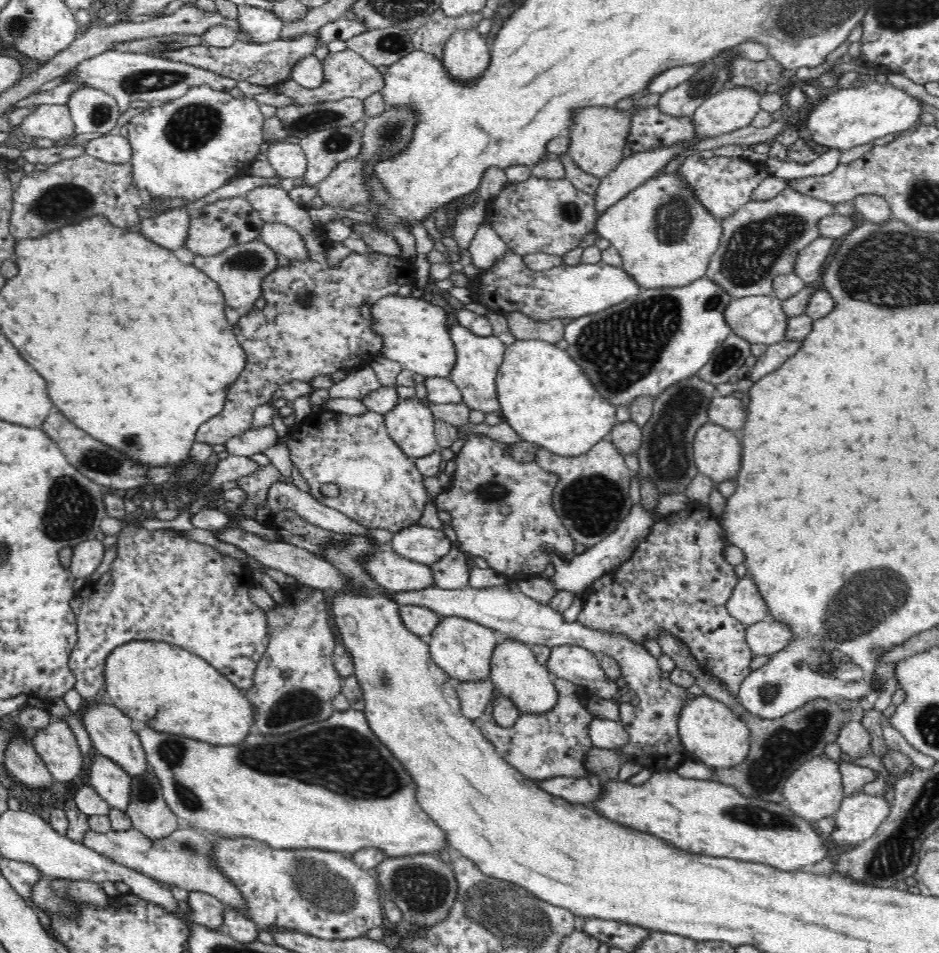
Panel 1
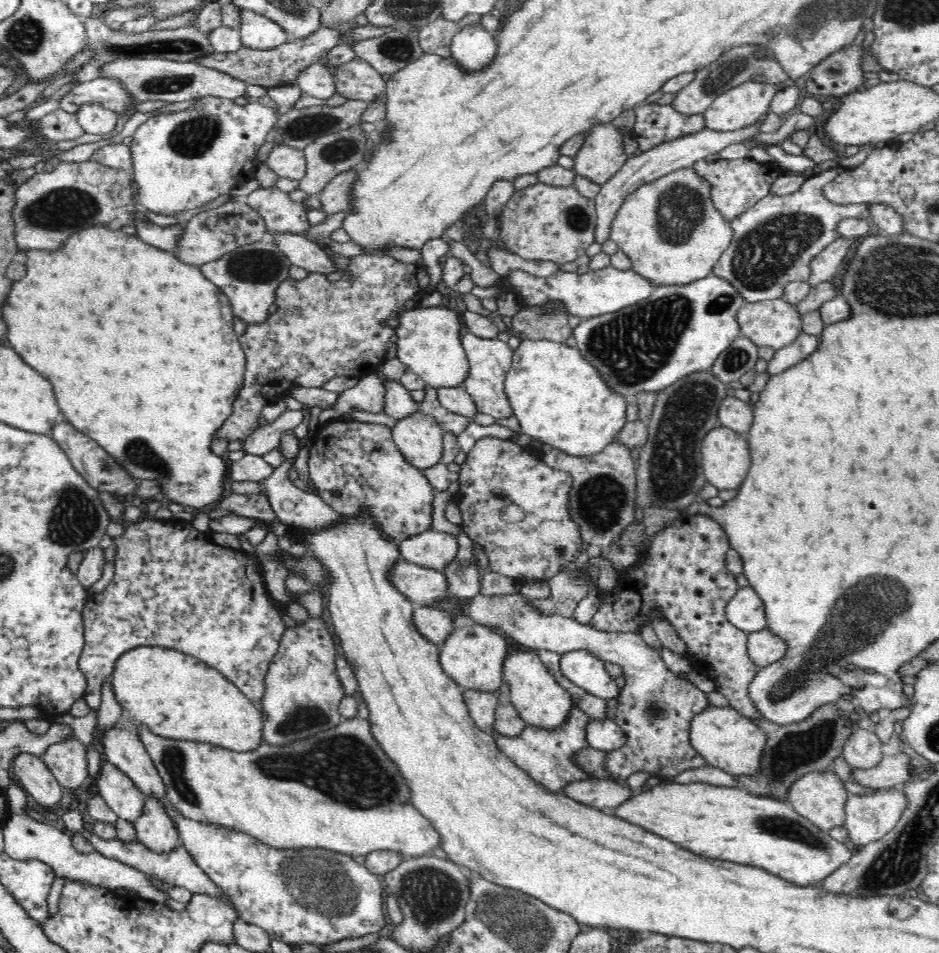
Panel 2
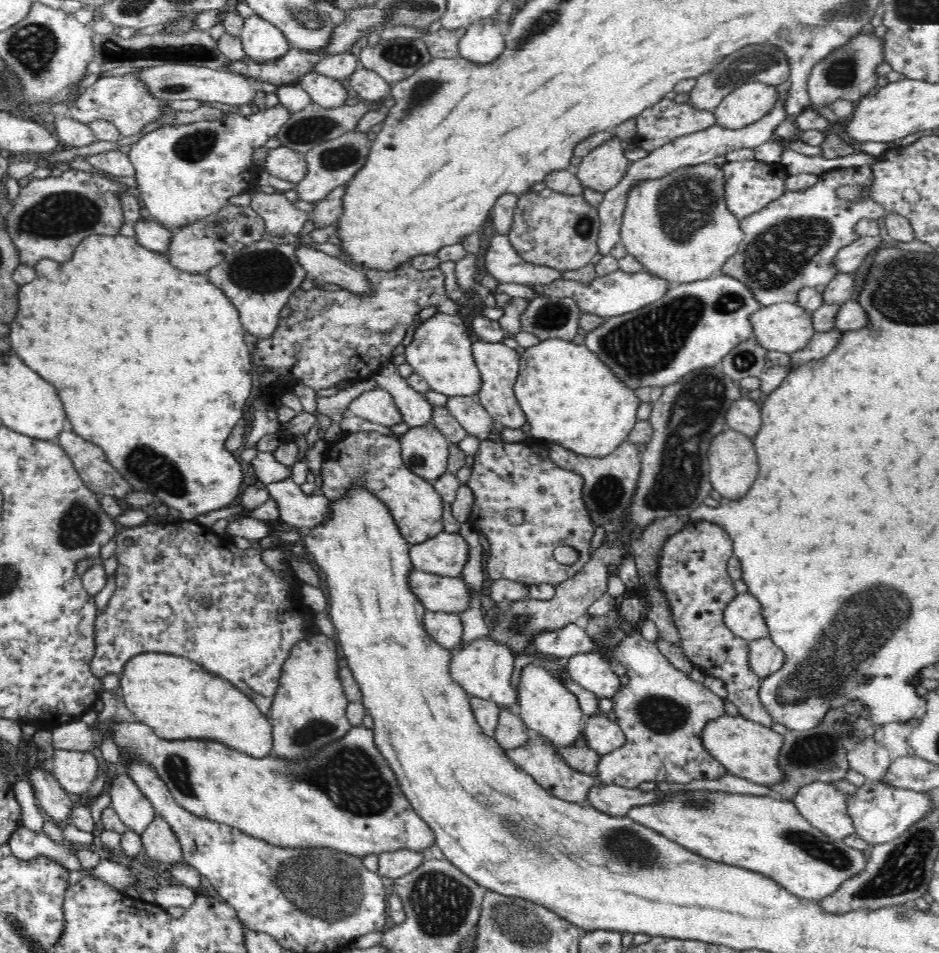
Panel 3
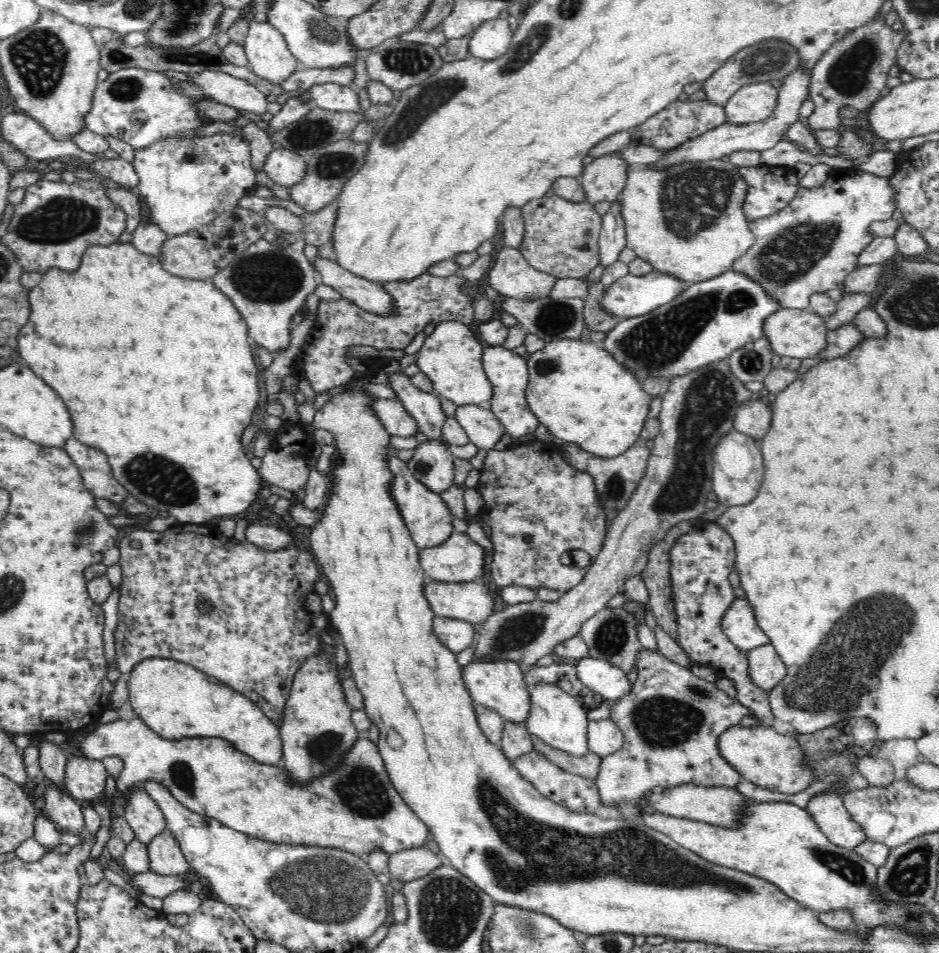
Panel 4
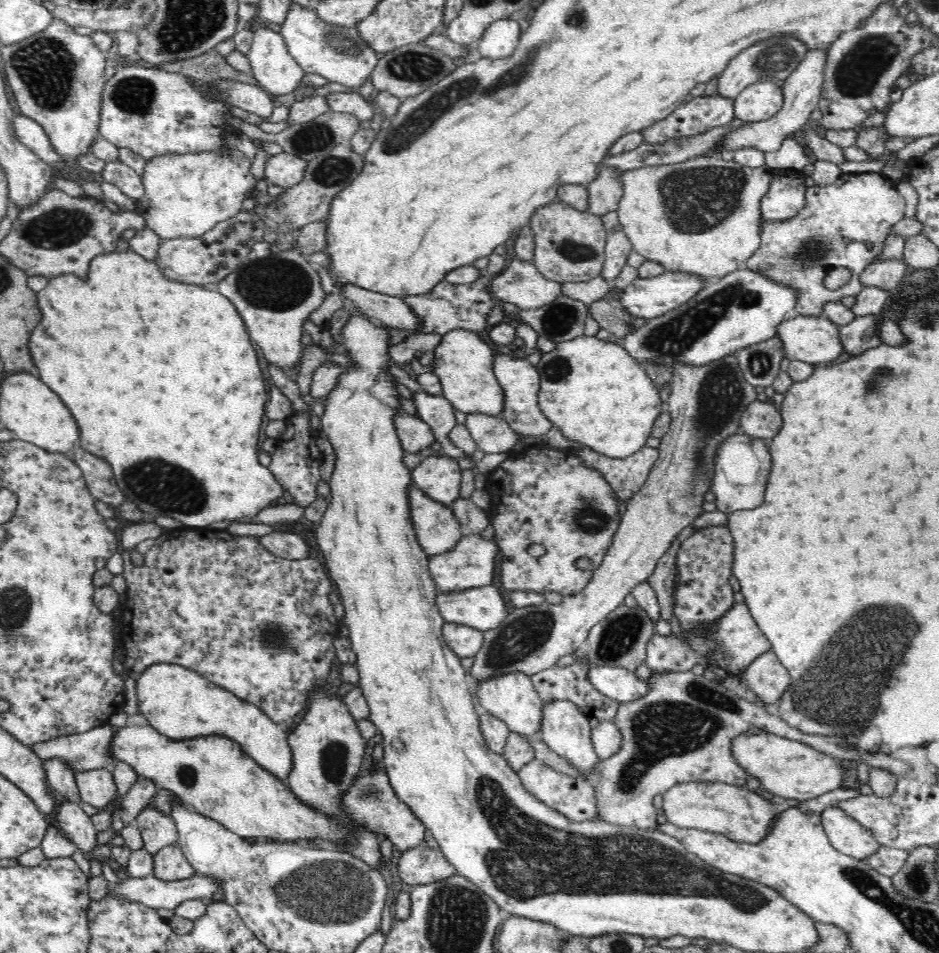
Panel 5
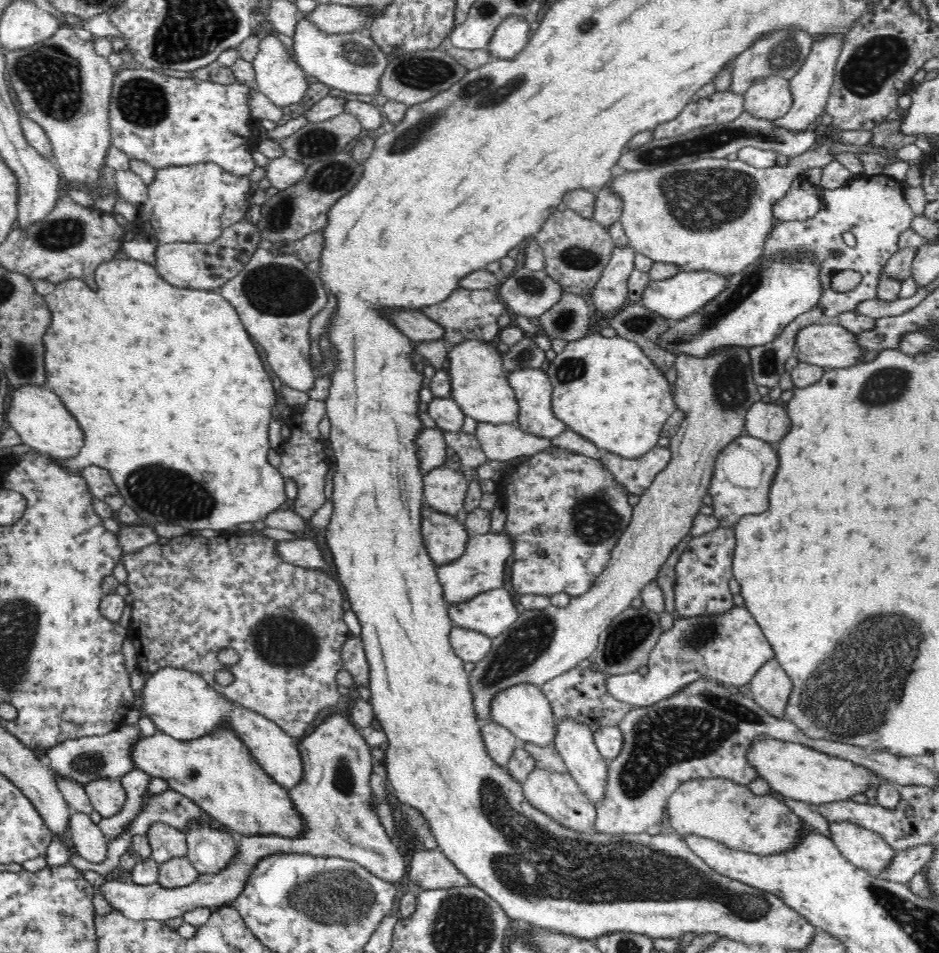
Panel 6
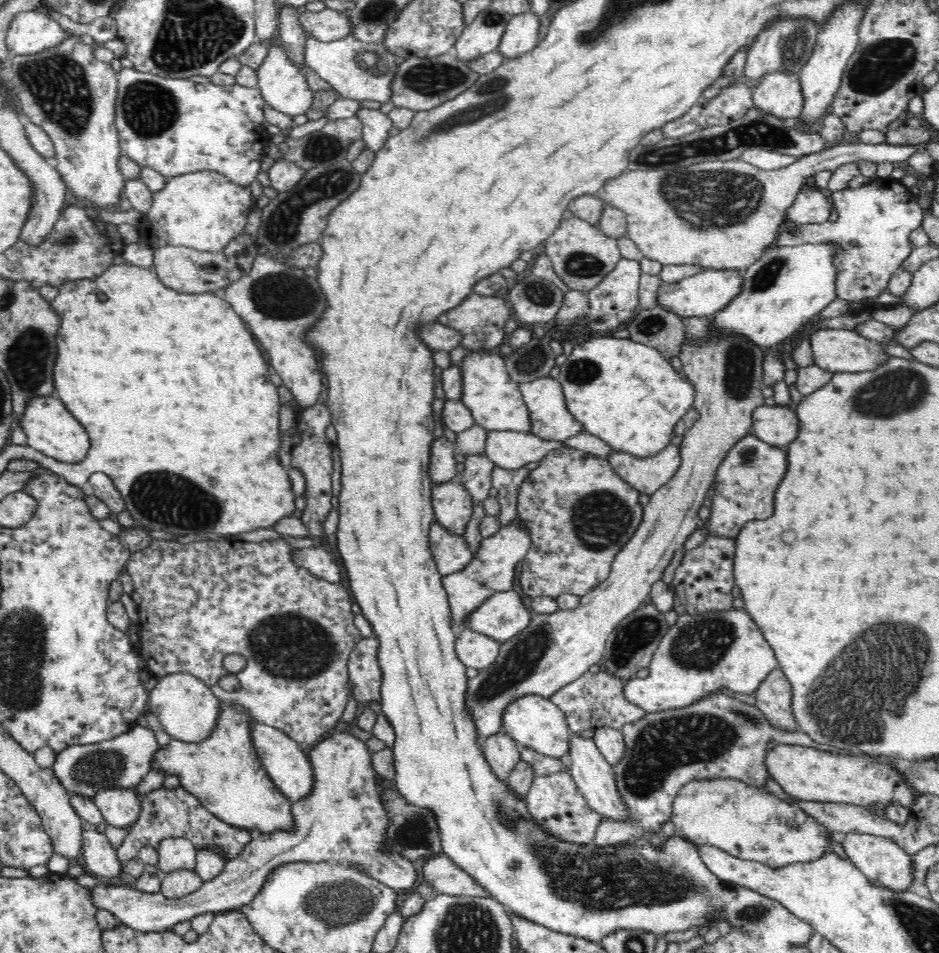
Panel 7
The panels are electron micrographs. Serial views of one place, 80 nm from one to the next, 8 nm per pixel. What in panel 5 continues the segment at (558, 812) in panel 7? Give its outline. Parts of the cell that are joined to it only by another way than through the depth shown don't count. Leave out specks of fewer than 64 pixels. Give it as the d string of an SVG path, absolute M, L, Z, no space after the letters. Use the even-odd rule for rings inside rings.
M536 758L528 760L518 770L518 775L530 793L533 793L538 800L544 801L545 804L552 805L558 812L564 813L566 817L578 821L596 818L598 807L595 787L589 781L558 772L557 769L550 768L548 764L544 764Z

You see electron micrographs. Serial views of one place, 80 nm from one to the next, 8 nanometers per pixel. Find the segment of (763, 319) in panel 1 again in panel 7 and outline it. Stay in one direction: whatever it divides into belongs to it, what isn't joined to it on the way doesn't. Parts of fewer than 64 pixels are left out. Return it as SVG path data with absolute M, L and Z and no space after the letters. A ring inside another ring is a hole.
M818 328L807 336L815 365L823 370L834 372L858 372L859 370L874 370L882 362L888 360L884 352L886 347L882 342L863 337L858 332L842 328Z

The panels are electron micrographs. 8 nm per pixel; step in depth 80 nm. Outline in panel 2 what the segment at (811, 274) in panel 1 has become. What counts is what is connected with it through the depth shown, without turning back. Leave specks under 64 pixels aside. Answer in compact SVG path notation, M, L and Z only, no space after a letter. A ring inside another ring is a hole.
M858 237L834 240L820 254L816 254L810 262L810 286L838 276L838 272L842 272L842 264L846 264L846 256L854 252L854 244L858 244Z

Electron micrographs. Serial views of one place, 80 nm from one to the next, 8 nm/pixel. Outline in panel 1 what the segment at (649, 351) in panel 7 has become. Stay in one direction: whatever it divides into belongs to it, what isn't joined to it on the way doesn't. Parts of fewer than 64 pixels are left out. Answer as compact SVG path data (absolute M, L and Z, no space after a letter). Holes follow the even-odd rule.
M516 340L504 348L504 362L496 370L495 389L500 413L504 421L526 442L560 456L580 456L587 452L598 440L607 440L608 434L617 424L617 407L605 402L600 396L594 396L594 388L586 382L586 376L570 364L568 354L562 348L541 340Z

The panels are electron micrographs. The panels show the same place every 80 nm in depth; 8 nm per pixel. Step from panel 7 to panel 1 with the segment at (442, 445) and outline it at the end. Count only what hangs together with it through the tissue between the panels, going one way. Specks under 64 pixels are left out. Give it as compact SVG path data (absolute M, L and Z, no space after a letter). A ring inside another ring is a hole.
M365 367L356 371L347 372L346 378L334 384L328 394L332 398L354 398L362 400L368 397L373 391L381 388L378 376L371 367Z

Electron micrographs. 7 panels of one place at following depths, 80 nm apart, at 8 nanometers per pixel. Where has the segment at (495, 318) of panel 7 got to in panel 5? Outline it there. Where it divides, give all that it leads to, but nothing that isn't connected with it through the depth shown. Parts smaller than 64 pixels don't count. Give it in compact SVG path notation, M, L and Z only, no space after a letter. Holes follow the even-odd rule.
M440 280L436 281L427 293L406 293L401 298L420 317L422 324L414 332L409 332L409 329L402 329L402 327L386 326L387 342L392 343L392 346L406 340L411 333L444 333L452 327L469 329L474 334L486 334L491 328L486 316L496 304L502 303L491 294L489 284L480 280L472 284L452 284L447 280Z

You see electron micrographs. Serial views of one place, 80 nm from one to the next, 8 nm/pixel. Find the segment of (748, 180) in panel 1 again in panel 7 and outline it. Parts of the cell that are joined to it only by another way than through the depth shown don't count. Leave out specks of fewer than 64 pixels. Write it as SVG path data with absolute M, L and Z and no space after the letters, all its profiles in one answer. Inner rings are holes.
M815 187L814 190L798 190L794 201L783 212L786 221L799 224L825 221L830 216L830 203L826 202L823 190Z

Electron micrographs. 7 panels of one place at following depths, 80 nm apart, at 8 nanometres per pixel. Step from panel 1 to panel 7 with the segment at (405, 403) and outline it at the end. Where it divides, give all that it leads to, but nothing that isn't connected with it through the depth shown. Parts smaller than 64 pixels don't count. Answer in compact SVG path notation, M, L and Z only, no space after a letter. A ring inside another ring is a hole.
M458 479L446 482L433 482L431 488L431 506L435 520L440 521L446 529L466 535L466 524L472 516L472 498L466 486Z

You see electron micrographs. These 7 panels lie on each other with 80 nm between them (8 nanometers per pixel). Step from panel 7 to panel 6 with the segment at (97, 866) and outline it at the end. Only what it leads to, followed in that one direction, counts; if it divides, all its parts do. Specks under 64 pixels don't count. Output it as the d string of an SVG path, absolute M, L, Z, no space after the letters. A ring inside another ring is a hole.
M72 810L68 826L71 847L76 854L94 864L103 864L107 860L108 838L95 819Z

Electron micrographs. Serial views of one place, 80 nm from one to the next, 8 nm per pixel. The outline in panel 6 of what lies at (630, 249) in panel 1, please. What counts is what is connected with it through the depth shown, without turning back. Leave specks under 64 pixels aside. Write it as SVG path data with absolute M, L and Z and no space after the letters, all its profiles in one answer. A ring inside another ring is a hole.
M828 143L818 146L805 154L795 156L786 166L772 166L772 168L756 168L750 164L724 158L702 158L688 163L671 163L639 171L628 171L614 177L609 187L622 200L622 216L620 222L630 246L636 253L642 254L654 262L674 264L683 271L710 271L718 275L732 275L742 272L746 266L752 264L762 256L764 240L770 234L777 222L771 214L770 206L779 197L786 196L792 182L802 174L806 175L812 168L824 168L826 164L836 161L838 152L874 153L888 157L895 154L876 146Z

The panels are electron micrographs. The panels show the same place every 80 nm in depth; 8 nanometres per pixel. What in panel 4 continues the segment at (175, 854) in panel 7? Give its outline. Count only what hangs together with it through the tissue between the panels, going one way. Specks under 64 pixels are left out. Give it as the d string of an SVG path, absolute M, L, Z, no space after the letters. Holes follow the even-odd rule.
M136 791L129 798L123 815L126 822L136 833L138 841L148 846L159 833L167 830L166 819L162 809L146 794L146 791Z

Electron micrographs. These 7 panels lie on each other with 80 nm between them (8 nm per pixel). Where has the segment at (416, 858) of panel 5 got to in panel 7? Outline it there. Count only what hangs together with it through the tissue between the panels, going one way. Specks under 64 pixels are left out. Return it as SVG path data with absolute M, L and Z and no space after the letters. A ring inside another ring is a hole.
M444 854L420 863L418 872L419 875L424 877L424 882L431 884L438 894L446 893L456 897L492 898L484 887L478 886L474 879Z

